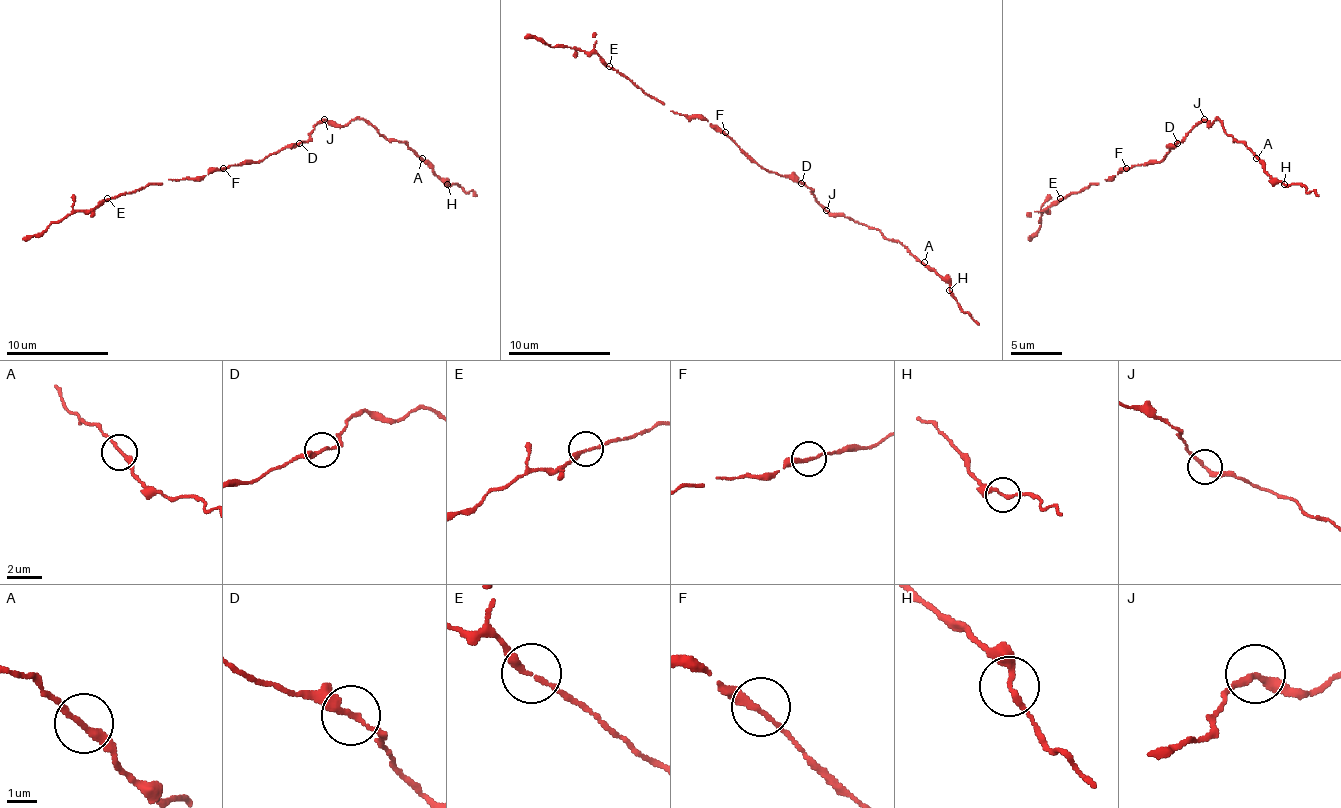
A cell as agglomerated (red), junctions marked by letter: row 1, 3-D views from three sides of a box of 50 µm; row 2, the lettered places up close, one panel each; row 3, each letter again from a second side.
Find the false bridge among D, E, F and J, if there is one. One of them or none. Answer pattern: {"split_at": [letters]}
{"split_at": []}

